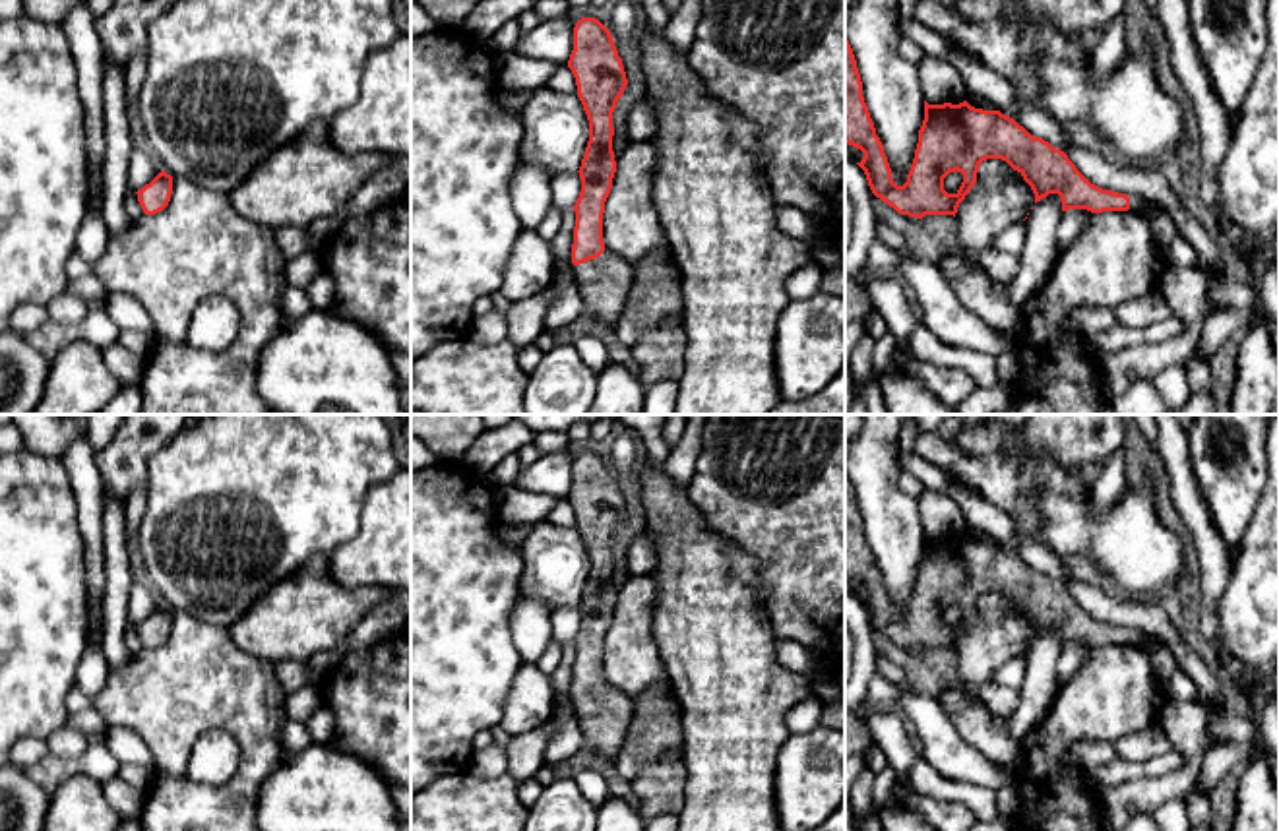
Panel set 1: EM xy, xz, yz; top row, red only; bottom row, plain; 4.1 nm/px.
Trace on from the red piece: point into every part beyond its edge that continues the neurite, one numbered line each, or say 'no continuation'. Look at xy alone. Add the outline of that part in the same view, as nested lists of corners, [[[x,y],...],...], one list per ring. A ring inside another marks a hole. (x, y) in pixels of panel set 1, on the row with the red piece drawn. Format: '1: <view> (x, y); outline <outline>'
no continuation

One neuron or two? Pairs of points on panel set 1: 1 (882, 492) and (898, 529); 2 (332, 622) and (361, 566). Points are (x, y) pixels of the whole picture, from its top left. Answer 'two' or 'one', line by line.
1: one
2: two

